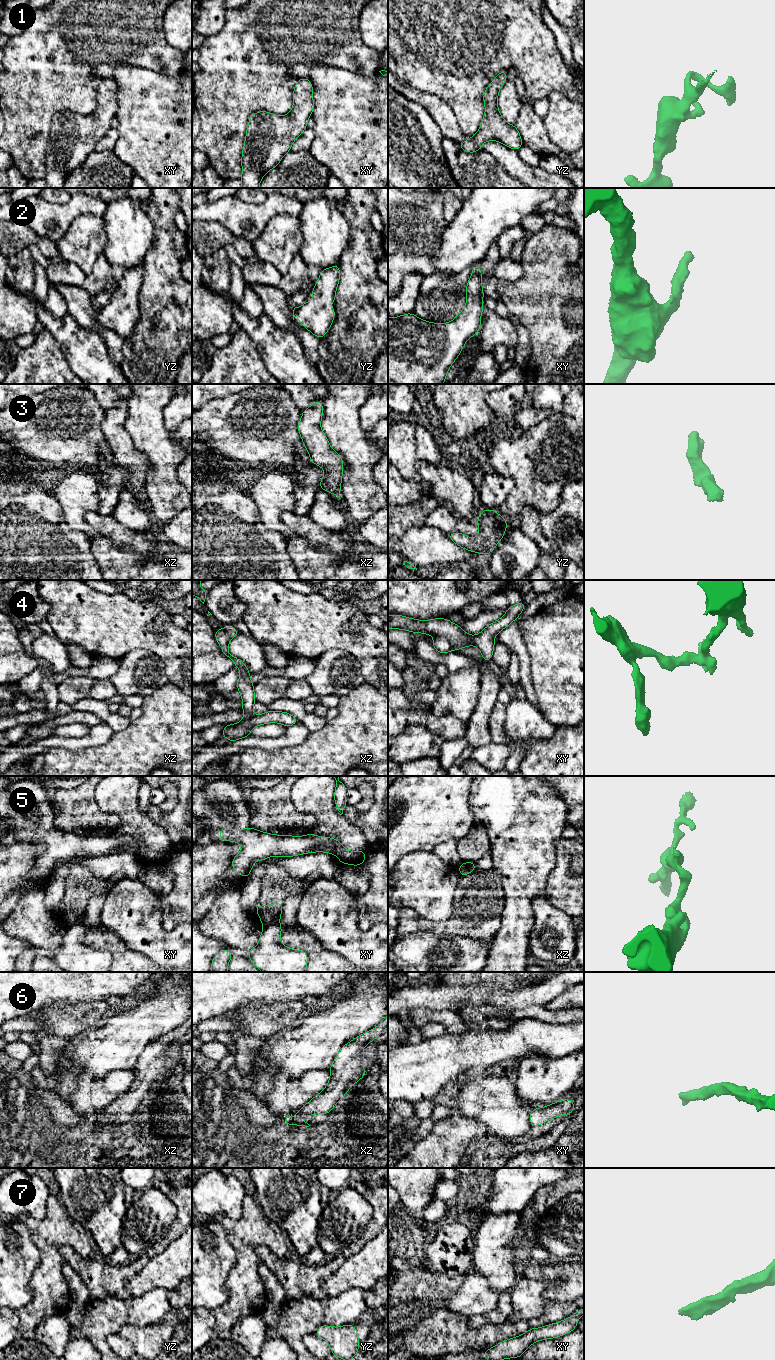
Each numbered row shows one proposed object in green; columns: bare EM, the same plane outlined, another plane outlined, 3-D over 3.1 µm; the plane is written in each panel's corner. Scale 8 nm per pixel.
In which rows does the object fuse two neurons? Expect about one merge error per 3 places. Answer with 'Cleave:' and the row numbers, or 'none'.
Cleave: 4, 5

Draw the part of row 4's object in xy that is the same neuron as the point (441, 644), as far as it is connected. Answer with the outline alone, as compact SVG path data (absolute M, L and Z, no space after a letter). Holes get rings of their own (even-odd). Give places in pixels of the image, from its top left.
M436 636L431 644L434 649L441 654L447 654L452 650L450 641L443 636Z

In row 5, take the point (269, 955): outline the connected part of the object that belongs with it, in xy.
M279 922L263 926L259 944L248 950L248 959L262 972L305 972L308 954L280 942Z

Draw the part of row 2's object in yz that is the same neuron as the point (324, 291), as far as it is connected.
M340 264L333 265L330 268L321 269L320 276L316 285L312 288L312 295L314 300L307 301L293 310L293 320L295 314L298 314L298 322L309 330L313 335L321 340L329 331L335 317L335 307L329 307L329 303L336 302L336 289L340 282Z

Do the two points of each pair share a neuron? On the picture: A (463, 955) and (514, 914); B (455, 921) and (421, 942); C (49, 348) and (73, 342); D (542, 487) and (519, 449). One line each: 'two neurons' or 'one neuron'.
A: two neurons
B: two neurons
C: two neurons
D: one neuron

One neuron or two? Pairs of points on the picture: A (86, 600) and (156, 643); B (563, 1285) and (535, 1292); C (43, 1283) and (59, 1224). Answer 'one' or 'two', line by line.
A: one
B: two
C: one

